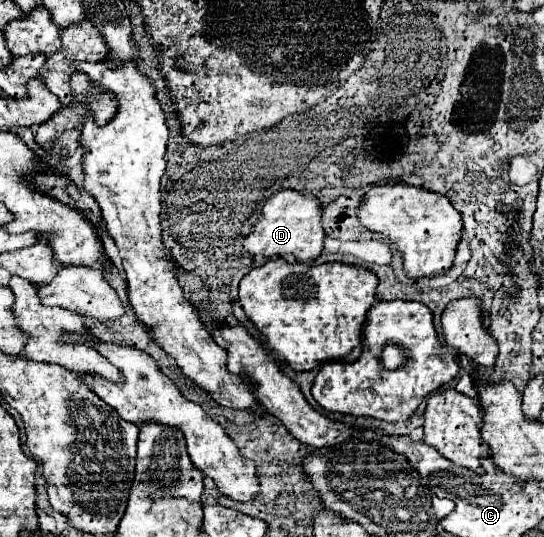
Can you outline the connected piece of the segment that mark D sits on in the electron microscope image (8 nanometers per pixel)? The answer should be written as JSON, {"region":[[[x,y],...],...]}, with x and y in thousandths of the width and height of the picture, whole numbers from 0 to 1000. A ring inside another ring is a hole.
{"region":[[[518,352],[504,359],[482,385],[478,408],[449,445],[445,460],[460,475],[485,479],[526,479],[544,486],[577,486],[592,471],[596,430],[588,419],[588,382],[577,363],[551,359],[540,352]]]}

